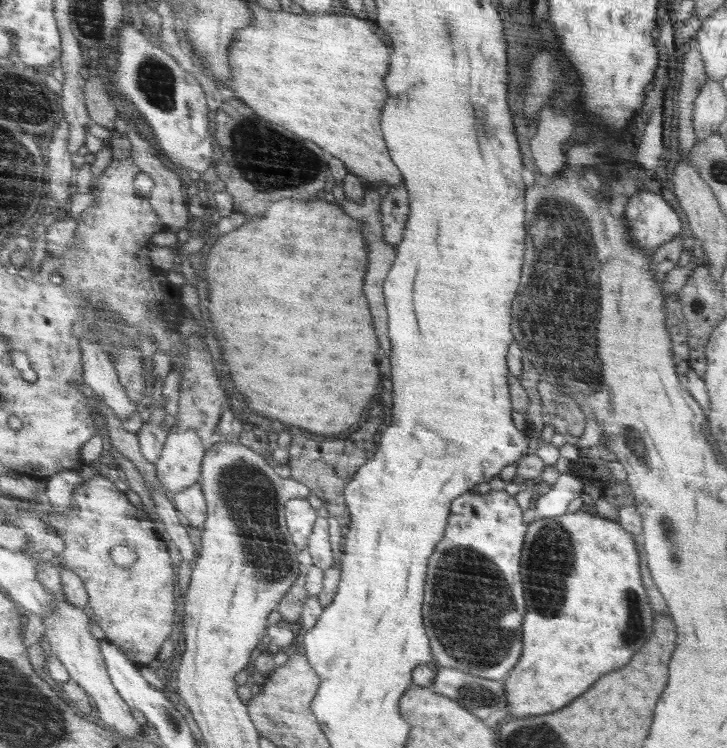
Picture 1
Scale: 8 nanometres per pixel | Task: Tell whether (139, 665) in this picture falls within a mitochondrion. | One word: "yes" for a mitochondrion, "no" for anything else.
no

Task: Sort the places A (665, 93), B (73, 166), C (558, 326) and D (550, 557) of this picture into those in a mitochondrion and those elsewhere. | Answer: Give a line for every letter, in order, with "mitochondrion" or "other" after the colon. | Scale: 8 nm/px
A: other
B: other
C: mitochondrion
D: mitochondrion

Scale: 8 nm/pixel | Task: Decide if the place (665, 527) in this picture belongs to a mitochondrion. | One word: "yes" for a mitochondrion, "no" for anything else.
yes

